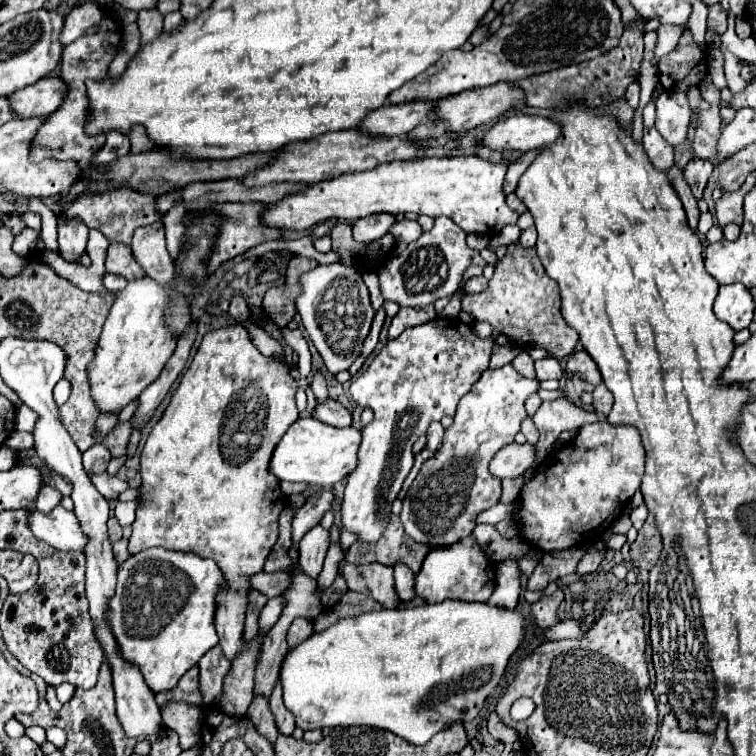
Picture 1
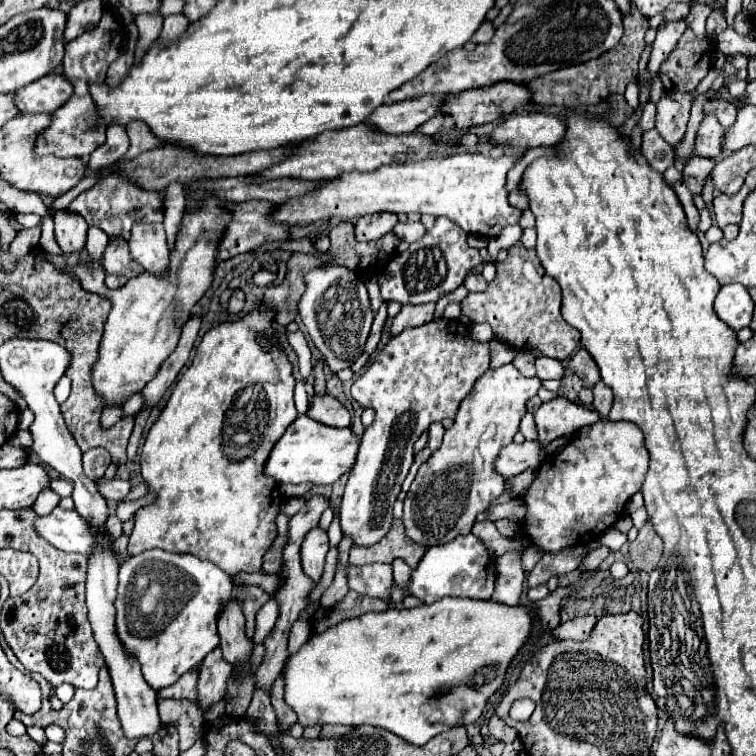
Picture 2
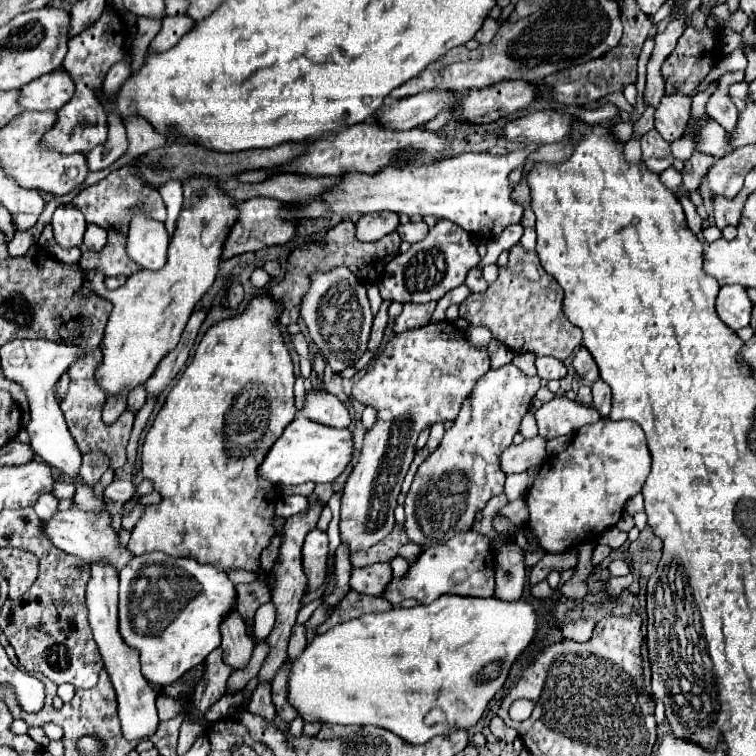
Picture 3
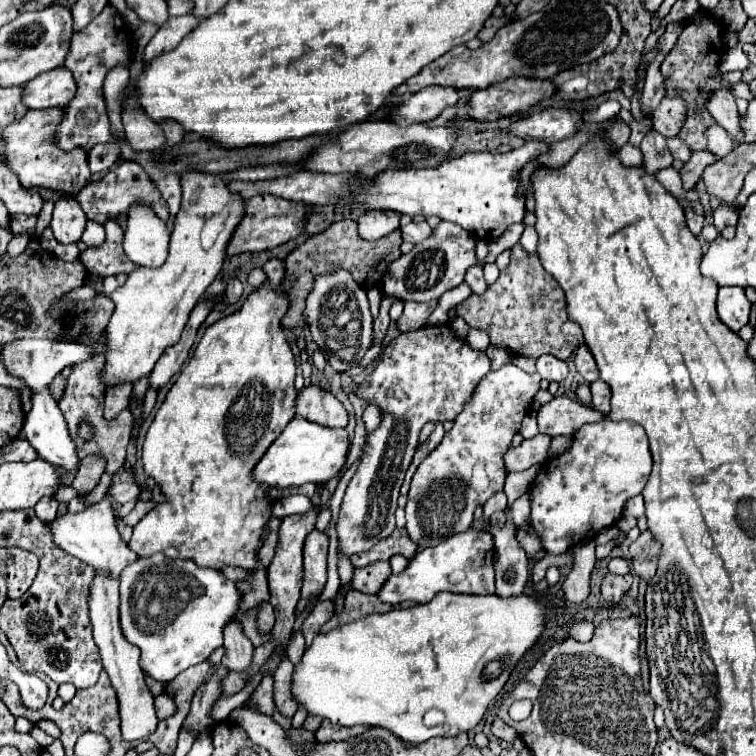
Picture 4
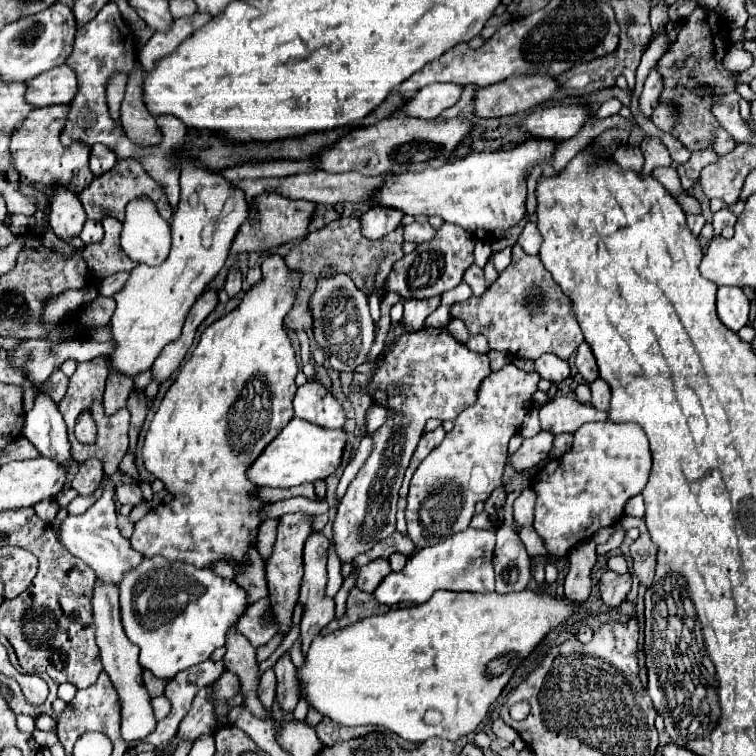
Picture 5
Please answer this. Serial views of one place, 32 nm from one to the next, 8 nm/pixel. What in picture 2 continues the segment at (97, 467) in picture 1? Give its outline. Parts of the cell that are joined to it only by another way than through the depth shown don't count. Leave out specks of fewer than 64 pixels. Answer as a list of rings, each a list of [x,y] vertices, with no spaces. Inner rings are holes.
[[[94,448],[84,454],[84,474],[94,482],[94,478],[100,478],[110,463],[111,456],[107,450]]]

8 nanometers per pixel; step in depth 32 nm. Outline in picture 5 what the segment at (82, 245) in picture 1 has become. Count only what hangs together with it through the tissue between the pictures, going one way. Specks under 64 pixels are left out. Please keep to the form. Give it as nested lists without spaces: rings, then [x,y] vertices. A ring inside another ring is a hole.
[[[52,190],[50,198],[50,226],[60,238],[80,234],[86,222],[86,212],[74,190]]]

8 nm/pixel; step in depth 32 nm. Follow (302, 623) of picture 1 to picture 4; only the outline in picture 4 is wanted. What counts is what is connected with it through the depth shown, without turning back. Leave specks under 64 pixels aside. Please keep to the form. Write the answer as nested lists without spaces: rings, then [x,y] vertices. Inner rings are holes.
[[[298,632],[296,638],[290,642],[290,646],[286,650],[286,656],[290,658],[290,662],[298,664],[298,660],[302,658],[302,654],[304,654],[304,636]]]

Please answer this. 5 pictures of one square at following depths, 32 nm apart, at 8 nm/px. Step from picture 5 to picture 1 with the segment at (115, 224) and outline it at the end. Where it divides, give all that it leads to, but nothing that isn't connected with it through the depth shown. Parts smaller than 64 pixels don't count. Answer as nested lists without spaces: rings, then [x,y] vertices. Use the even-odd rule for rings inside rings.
[[[108,246],[106,272],[122,274],[128,280],[134,280],[146,274],[142,266],[138,266],[138,262],[132,258],[132,252],[128,246]]]

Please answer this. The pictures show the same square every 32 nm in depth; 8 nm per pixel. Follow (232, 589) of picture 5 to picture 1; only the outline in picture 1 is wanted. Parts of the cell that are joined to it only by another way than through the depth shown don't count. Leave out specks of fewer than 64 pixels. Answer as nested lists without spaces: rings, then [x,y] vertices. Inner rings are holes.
[[[148,548],[120,564],[116,594],[110,600],[112,634],[116,636],[122,656],[140,666],[146,684],[156,694],[174,688],[182,674],[196,666],[206,650],[218,644],[214,626],[216,598],[226,586],[228,582],[222,570],[218,570],[212,560],[192,552]],[[136,578],[148,578],[150,584],[142,600],[138,598]]]

